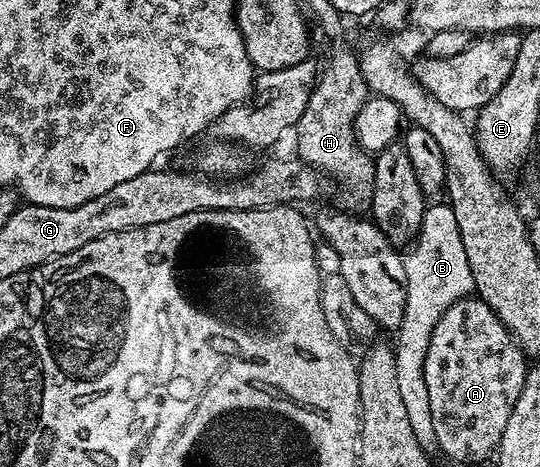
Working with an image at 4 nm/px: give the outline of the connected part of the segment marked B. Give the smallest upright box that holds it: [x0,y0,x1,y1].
[394,204,475,448]

